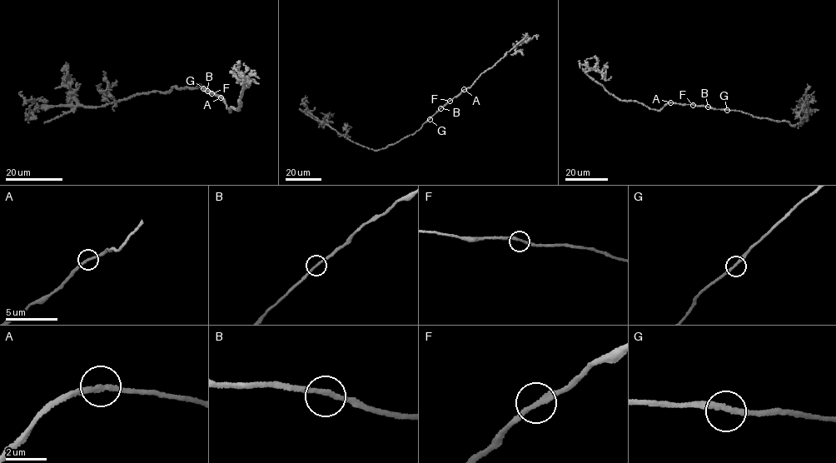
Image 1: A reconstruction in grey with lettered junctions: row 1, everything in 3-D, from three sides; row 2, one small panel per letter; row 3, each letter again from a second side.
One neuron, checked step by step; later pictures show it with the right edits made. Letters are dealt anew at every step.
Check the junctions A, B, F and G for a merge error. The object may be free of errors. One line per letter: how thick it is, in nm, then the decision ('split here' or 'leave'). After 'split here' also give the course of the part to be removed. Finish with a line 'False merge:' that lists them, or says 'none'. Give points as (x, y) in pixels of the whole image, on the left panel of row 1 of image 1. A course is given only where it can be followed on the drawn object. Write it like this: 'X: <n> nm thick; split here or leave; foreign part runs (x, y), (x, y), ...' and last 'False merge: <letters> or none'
A: 240 nm thick; leave
B: 240 nm thick; leave
F: 240 nm thick; leave
G: 240 nm thick; leave
False merge: none

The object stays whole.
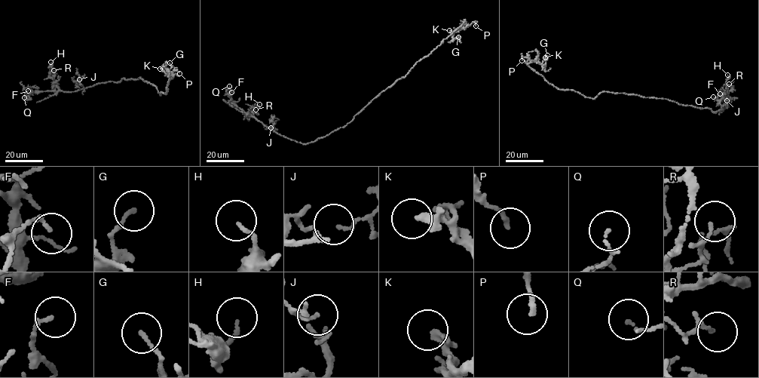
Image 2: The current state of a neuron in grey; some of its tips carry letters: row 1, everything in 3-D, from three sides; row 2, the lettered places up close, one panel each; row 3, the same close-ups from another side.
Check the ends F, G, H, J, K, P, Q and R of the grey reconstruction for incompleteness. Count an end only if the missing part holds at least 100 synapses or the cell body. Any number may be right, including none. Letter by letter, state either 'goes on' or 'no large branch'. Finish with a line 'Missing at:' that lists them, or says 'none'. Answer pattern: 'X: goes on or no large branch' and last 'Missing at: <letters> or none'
F: no large branch
G: no large branch
H: no large branch
J: no large branch
K: no large branch
P: no large branch
Q: no large branch
R: no large branch
Missing at: none

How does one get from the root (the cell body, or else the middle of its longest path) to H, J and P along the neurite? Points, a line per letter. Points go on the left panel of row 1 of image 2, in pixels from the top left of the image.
H: (142, 78), (123, 78), (119, 81), (99, 83), (75, 91), (64, 91), (59, 90), (50, 77), (50, 62)
J: (142, 78), (123, 78), (119, 81), (99, 83), (85, 88), (80, 82), (80, 77), (79, 79)
P: (142, 78), (156, 86), (160, 95), (161, 92), (166, 94), (169, 73), (174, 70), (179, 73)

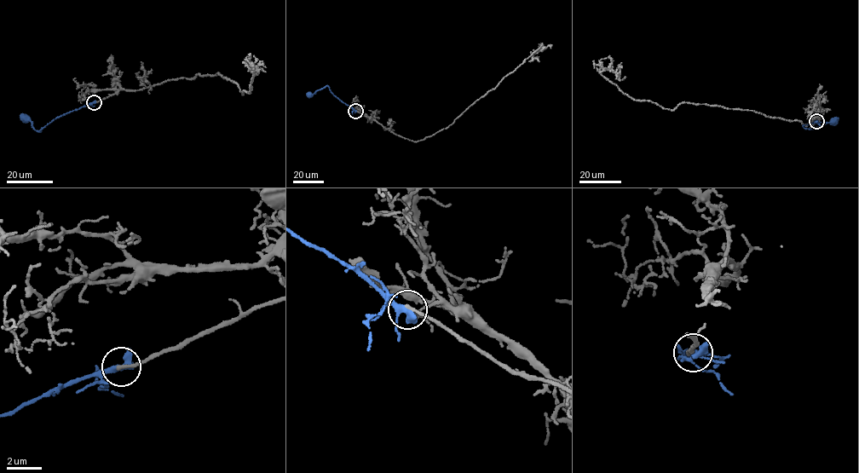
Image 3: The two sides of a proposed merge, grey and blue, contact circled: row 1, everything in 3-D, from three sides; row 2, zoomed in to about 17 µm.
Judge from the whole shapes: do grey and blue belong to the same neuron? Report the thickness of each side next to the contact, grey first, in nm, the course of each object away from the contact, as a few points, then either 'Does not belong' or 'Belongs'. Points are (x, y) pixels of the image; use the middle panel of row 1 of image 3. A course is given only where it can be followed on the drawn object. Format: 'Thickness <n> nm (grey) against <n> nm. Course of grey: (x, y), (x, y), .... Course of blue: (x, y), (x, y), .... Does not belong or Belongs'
Thickness 200 nm (grey) against 320 nm. Course of grey: (355, 110), (396, 135), (410, 140), (421, 141), (450, 125), (541, 47), (533, 58), (537, 57). Course of blue: (355, 111), (343, 102), (327, 85), (307, 95). Belongs

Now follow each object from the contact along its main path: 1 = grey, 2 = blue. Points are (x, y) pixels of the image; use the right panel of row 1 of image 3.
1: (815, 121), (804, 125), (685, 102), (670, 110), (636, 100), (599, 72), (604, 67), (618, 77), (621, 63)
2: (816, 121), (804, 127), (821, 127), (838, 118)

